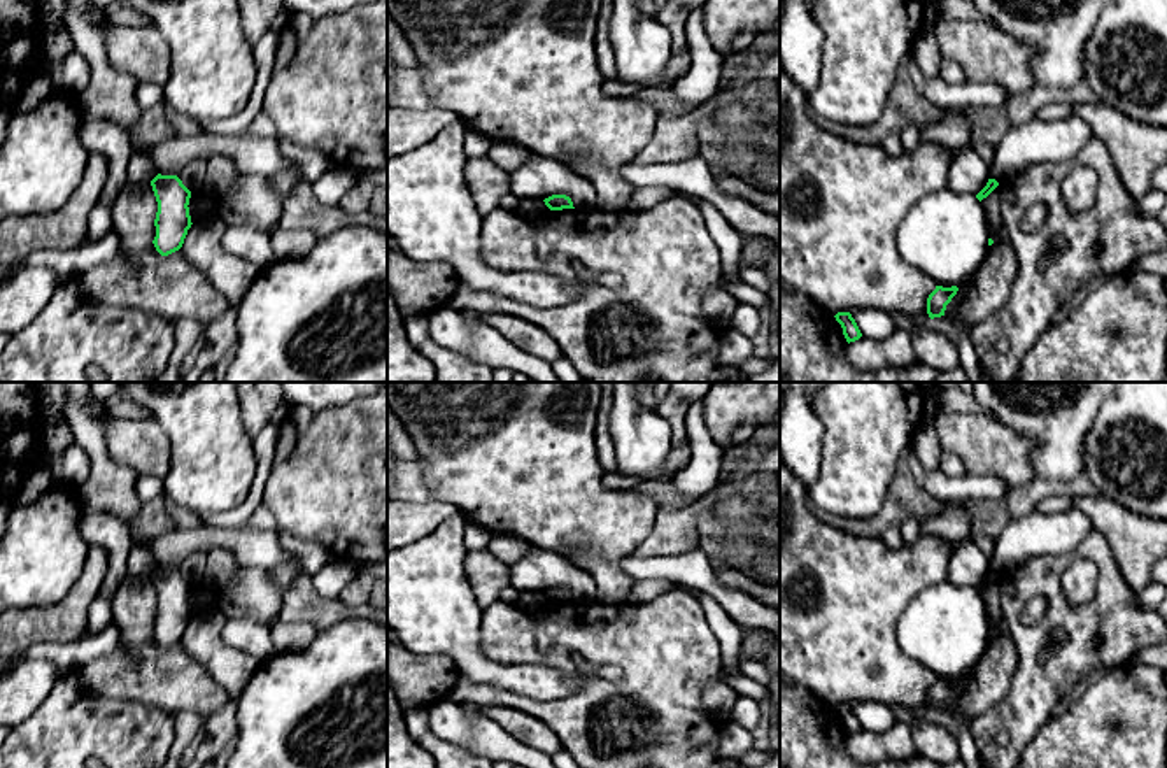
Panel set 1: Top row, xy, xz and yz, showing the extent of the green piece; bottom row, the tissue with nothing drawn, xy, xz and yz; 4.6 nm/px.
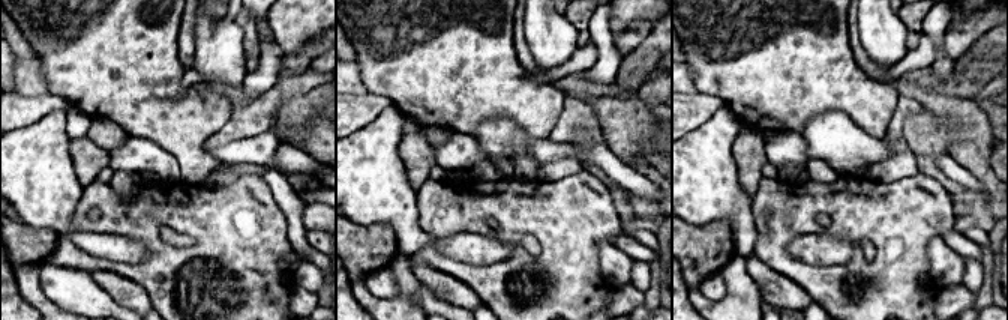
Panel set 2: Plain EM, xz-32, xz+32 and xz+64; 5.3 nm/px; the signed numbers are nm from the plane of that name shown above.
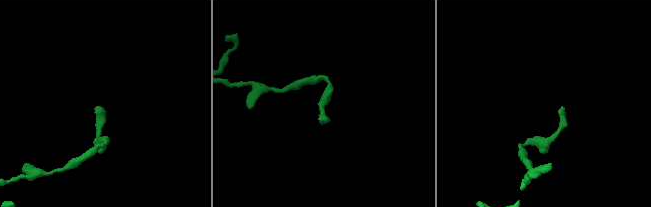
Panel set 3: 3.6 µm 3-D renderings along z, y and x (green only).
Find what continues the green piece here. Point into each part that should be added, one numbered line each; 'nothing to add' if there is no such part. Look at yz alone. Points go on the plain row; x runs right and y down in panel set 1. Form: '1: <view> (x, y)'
nothing to add

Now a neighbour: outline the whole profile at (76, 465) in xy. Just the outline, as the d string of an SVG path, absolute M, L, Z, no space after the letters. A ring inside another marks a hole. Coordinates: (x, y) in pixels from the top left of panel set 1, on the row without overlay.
M74 442L72 445L65 447L60 452L61 459L61 482L72 489L77 491L88 479L91 470L91 461L86 451Z

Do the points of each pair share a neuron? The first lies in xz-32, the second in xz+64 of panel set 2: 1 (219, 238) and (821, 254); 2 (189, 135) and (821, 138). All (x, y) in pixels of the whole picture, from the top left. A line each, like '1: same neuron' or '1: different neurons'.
1: different neurons
2: different neurons

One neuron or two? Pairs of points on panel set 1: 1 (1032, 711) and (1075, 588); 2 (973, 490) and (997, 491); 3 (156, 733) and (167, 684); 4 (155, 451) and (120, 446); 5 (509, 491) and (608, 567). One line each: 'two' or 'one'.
1: two
2: one
3: two
4: one
5: one

